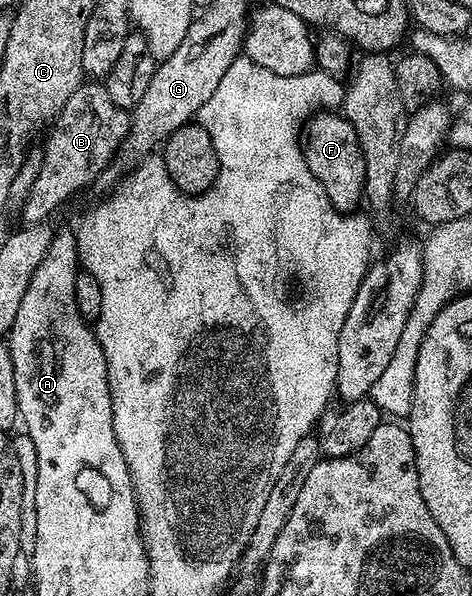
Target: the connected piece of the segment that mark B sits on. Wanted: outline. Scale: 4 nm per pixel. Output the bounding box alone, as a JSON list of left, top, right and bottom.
[22,82,129,222]

